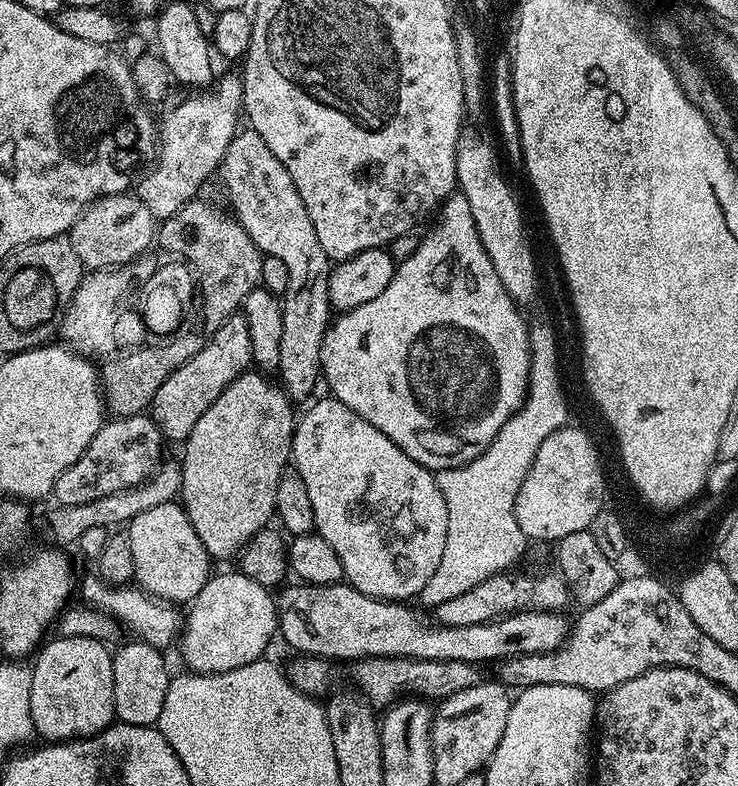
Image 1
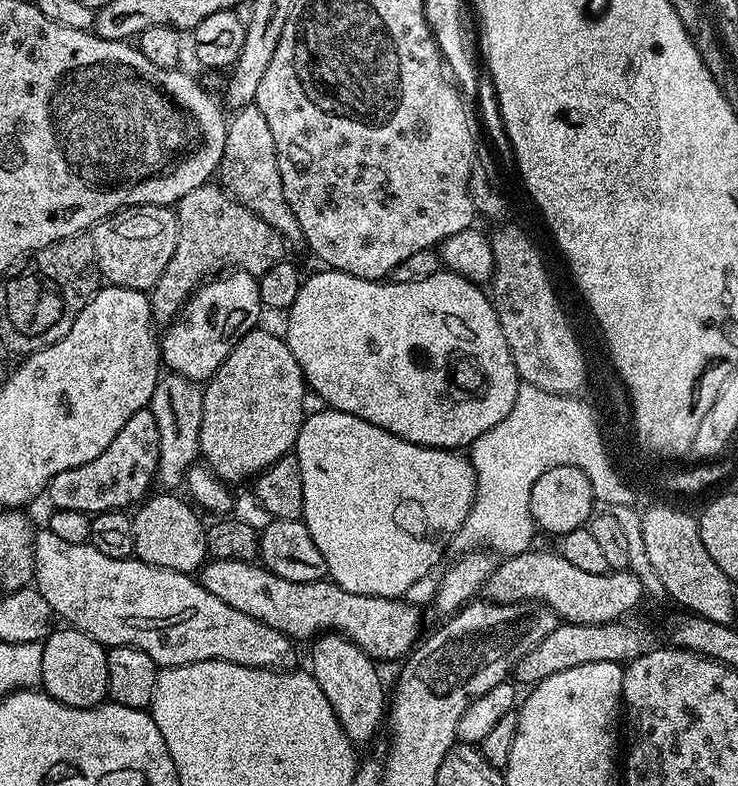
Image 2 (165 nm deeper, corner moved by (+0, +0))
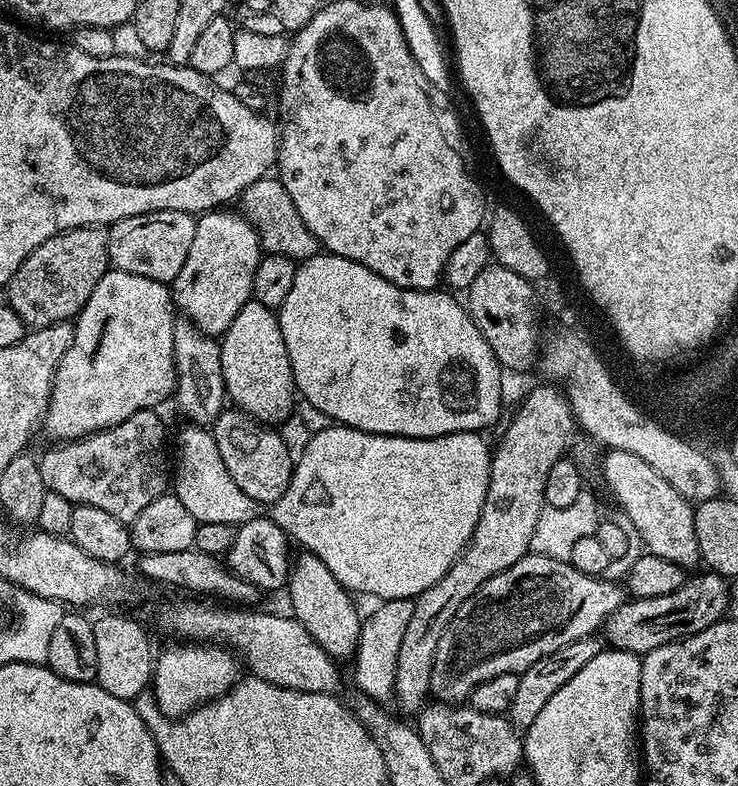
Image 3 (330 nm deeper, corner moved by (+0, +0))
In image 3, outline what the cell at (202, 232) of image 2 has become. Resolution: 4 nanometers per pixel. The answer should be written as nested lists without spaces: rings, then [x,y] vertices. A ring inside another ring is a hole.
[[[275,175],[263,176],[258,182],[246,186],[246,190],[238,198],[238,208],[244,219],[249,220],[260,235],[260,246],[265,253],[282,254],[291,260],[303,262],[321,251],[318,238],[314,238],[310,230],[306,230],[306,222],[302,222],[298,210],[294,210],[294,202],[290,202],[286,186],[282,186]]]

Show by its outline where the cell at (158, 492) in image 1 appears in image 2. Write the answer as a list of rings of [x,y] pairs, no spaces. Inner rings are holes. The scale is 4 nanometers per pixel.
[[[168,372],[161,375],[160,381],[154,386],[151,410],[154,414],[154,422],[158,422],[158,466],[156,467],[156,479],[162,484],[163,489],[174,490],[187,478],[188,471],[201,459],[200,455],[200,431],[202,430],[202,398],[204,393],[201,385],[194,380],[187,380],[177,372]]]

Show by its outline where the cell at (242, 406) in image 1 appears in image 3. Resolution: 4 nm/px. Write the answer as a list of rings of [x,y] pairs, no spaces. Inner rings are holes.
[[[257,300],[246,301],[225,330],[219,346],[224,391],[235,407],[269,426],[279,425],[279,420],[286,419],[291,412],[293,415],[298,393],[290,354],[286,354],[286,342],[282,338],[280,317],[273,309],[262,306]]]

